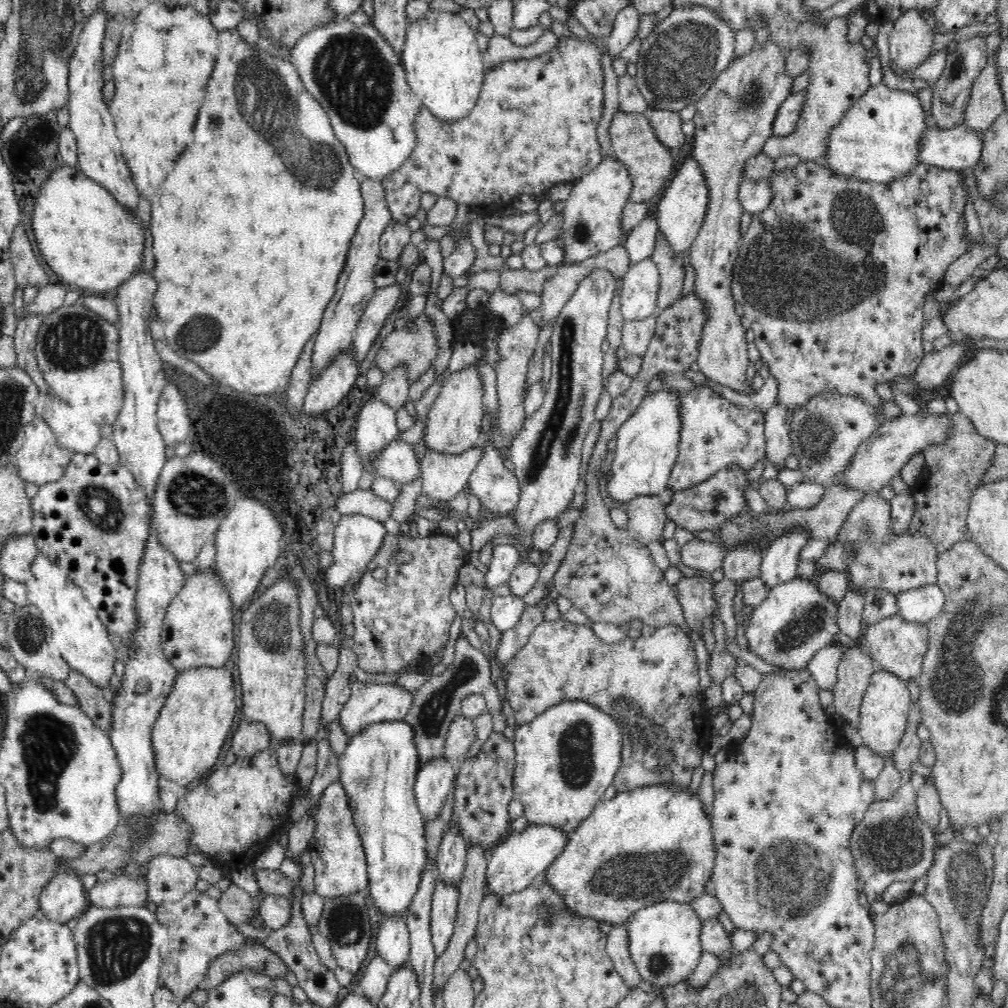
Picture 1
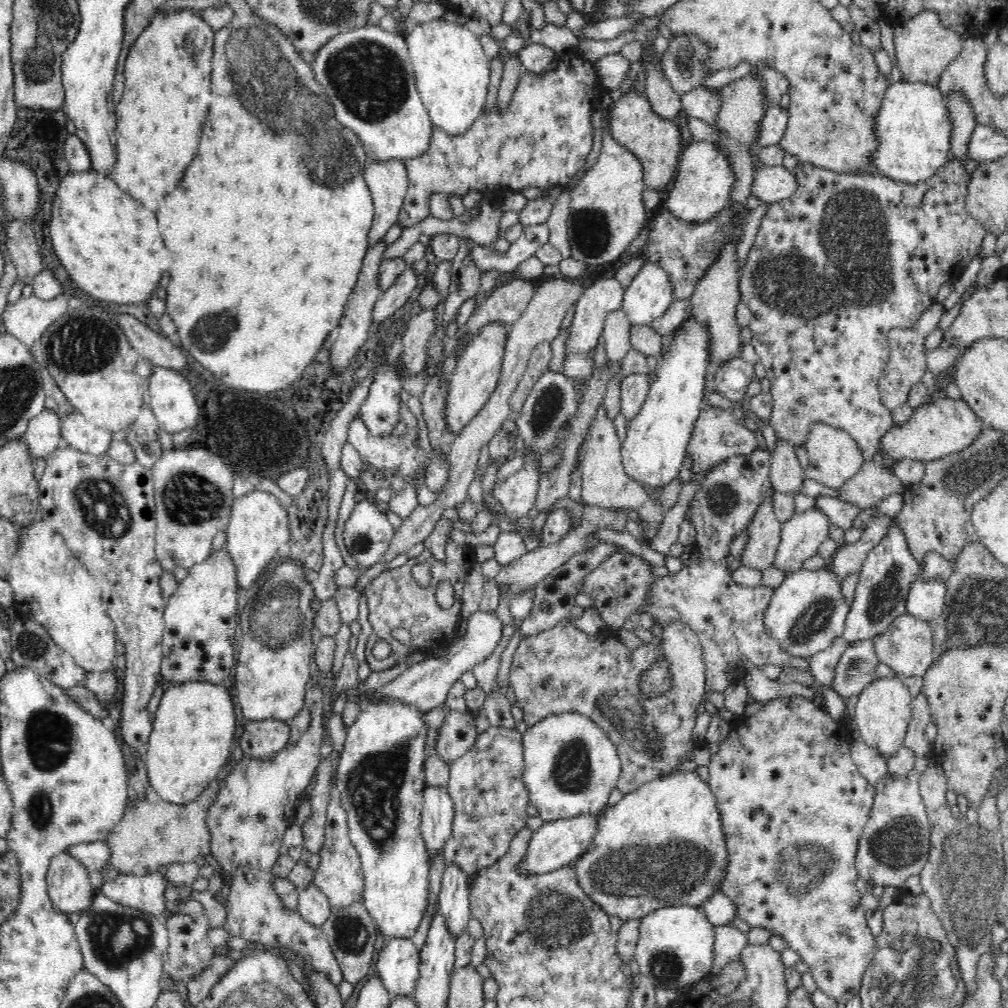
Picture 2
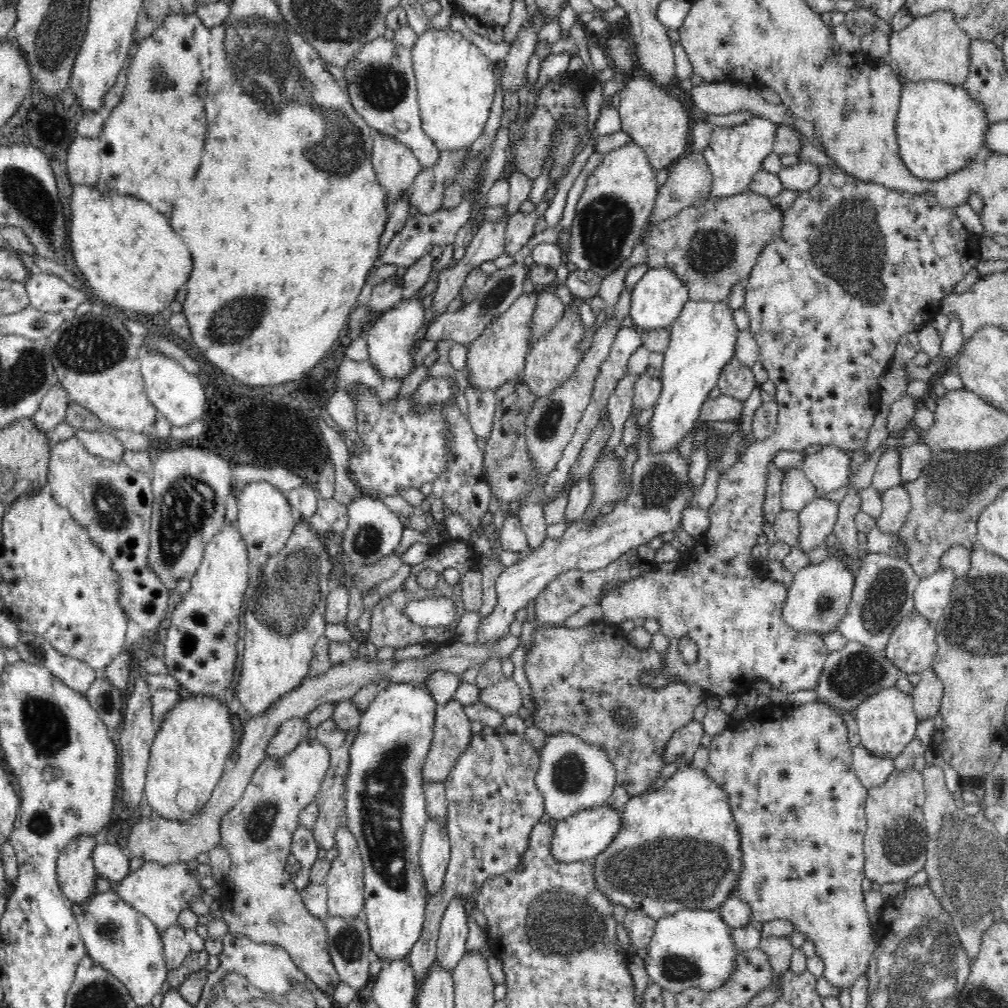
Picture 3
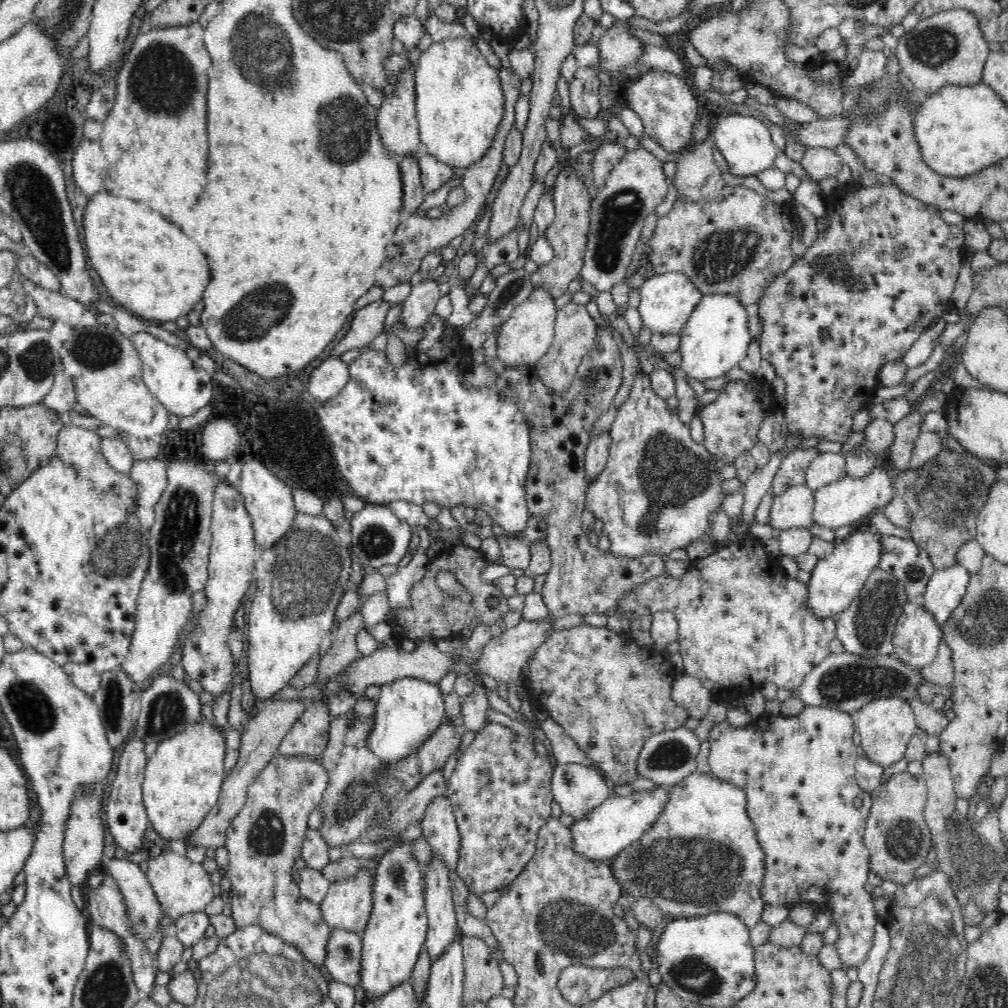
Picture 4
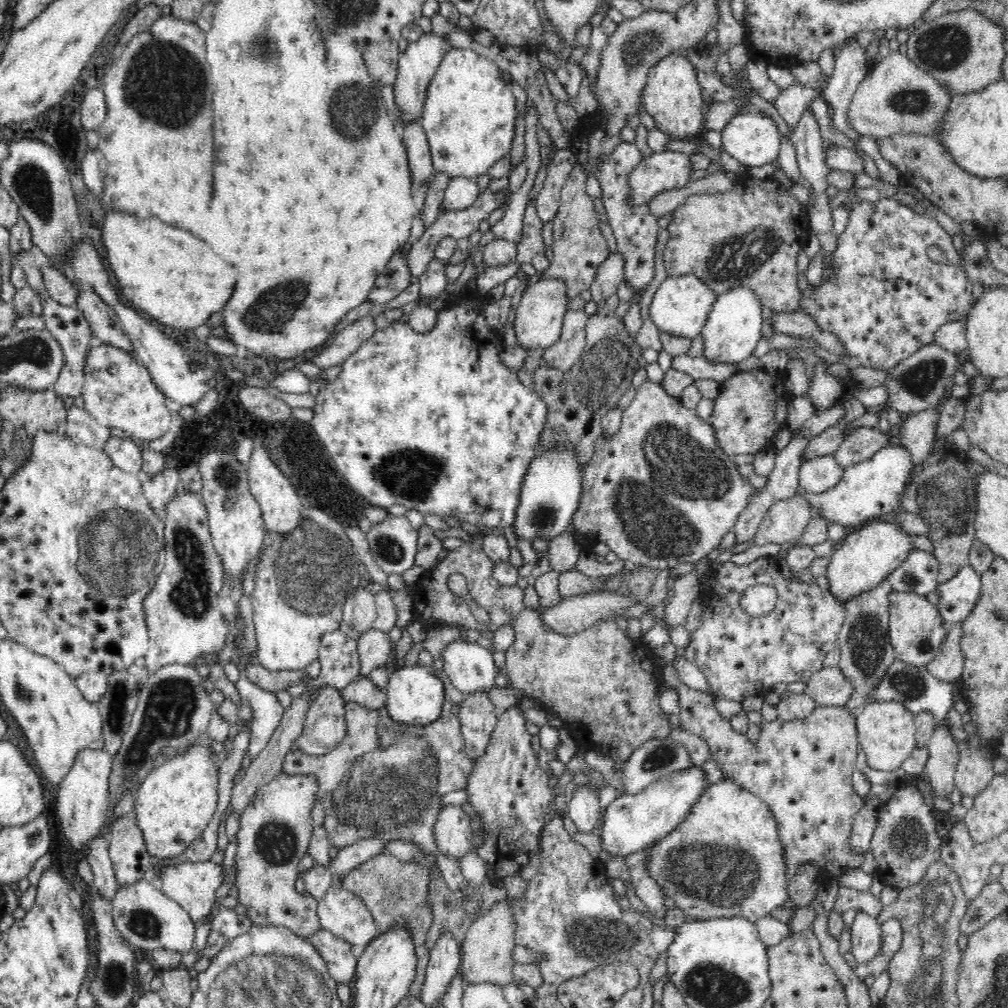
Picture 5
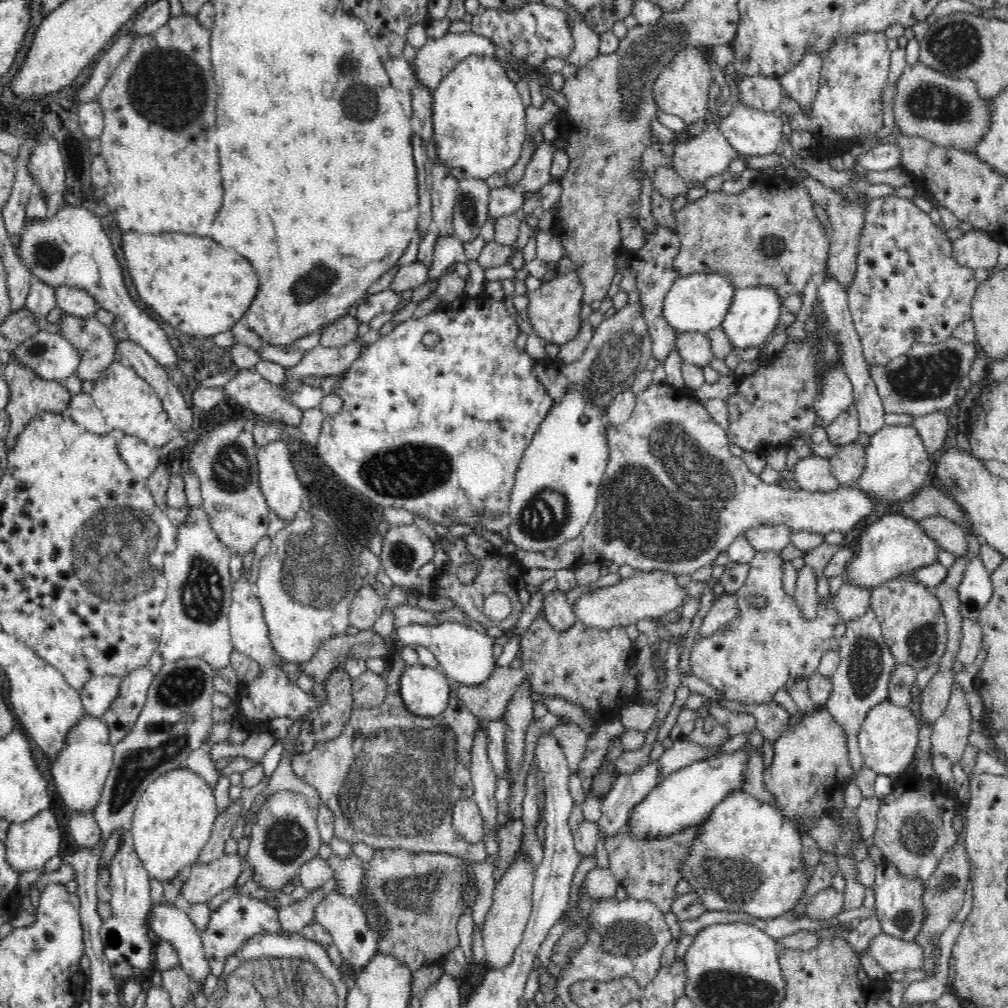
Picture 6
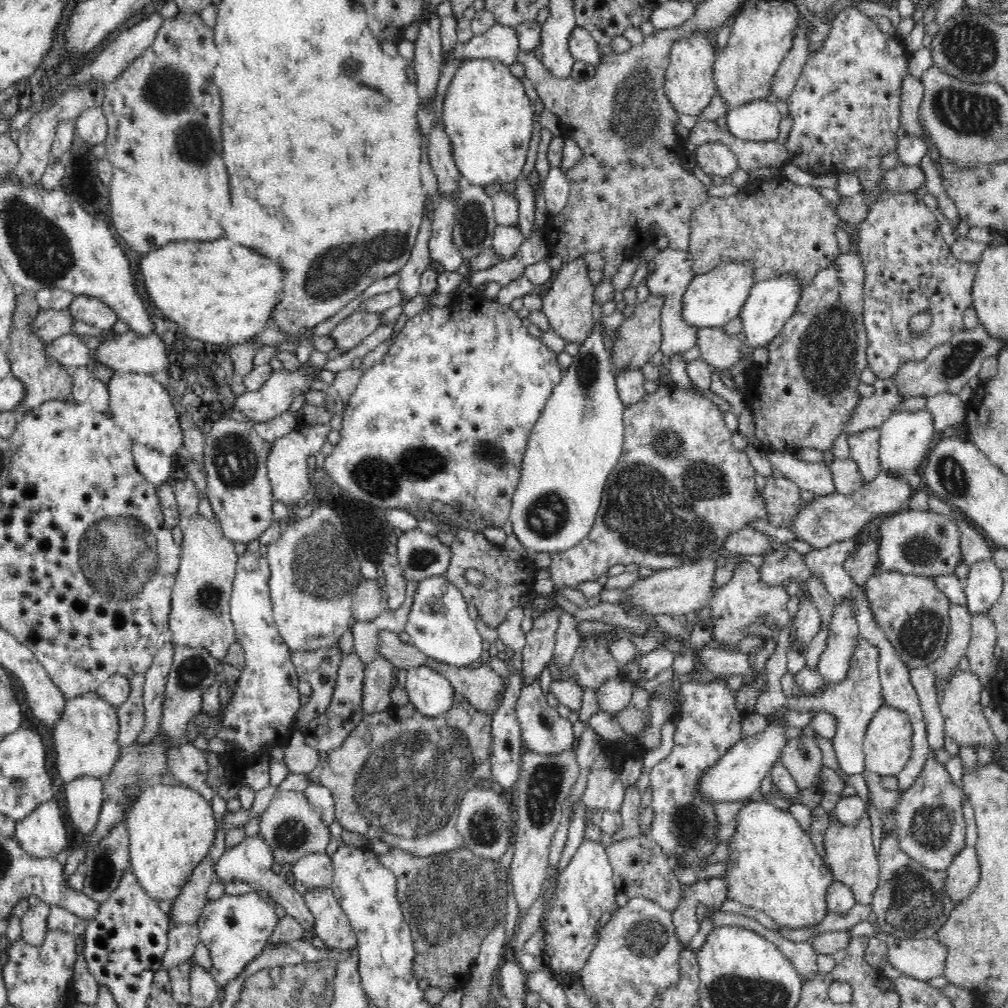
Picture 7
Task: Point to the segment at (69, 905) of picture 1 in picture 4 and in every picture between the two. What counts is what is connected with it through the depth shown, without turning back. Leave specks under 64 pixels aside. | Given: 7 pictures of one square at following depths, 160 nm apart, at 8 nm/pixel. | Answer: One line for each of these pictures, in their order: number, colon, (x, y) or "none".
2: (67, 884)
3: (75, 871)
4: (83, 842)

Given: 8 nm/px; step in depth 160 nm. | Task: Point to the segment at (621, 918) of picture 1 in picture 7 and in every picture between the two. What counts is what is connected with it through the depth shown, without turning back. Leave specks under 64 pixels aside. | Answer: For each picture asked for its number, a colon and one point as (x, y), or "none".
2: (663, 844)
3: (677, 847)
4: (701, 855)
5: (723, 859)
6: (746, 858)
7: (772, 865)

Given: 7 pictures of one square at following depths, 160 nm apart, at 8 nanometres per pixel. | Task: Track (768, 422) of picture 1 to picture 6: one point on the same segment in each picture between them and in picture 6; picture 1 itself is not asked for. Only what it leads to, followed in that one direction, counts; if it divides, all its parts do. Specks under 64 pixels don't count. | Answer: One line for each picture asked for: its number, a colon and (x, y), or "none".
2: (786, 475)
3: (797, 491)
4: (794, 507)
5: (786, 520)
6: (774, 538)

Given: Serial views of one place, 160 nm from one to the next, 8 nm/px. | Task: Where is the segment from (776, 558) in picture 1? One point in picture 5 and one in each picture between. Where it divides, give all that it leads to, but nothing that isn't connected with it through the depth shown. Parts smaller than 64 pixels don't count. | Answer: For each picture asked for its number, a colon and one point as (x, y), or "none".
2: (801, 536)
3: (817, 520)
4: (851, 500)
5: (874, 487)

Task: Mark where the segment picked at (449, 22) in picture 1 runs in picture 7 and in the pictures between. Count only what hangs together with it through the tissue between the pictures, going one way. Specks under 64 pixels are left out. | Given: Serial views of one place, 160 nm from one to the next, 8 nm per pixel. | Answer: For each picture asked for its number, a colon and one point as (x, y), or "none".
2: (452, 73)
3: (456, 83)
4: (459, 99)
5: (469, 114)
6: (478, 116)
7: (487, 116)

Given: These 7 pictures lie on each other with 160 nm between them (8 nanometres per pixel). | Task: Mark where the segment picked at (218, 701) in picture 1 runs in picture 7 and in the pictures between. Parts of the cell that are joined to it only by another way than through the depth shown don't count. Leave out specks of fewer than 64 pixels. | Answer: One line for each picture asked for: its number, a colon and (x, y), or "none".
2: (193, 727)
3: (190, 751)
4: (182, 781)
5: (174, 803)
6: (174, 817)
7: (171, 828)

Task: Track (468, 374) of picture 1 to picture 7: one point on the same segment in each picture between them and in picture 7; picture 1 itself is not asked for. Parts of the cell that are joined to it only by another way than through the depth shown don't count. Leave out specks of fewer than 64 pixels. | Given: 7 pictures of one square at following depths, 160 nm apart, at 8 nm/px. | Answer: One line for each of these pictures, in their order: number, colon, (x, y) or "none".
2: (478, 369)
3: (498, 355)
4: (525, 337)
5: (538, 319)
6: (554, 309)
7: (568, 305)

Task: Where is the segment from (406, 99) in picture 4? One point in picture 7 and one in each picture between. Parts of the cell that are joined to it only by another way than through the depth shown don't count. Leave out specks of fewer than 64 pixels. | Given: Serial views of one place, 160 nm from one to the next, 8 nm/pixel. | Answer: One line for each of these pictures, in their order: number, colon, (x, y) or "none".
5: (416, 66)
6: (436, 57)
7: (501, 43)

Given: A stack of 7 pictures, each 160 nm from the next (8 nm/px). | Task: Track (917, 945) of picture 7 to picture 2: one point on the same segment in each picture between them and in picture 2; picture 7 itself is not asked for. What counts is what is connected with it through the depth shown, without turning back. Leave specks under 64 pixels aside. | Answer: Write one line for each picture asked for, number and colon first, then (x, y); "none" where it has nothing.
2: (792, 803)
3: (787, 772)
4: (809, 813)
5: (866, 942)
6: (893, 954)

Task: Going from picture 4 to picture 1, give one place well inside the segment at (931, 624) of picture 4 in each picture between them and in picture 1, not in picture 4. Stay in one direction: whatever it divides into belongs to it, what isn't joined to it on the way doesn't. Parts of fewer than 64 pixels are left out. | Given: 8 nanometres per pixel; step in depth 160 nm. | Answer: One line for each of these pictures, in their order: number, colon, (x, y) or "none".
1: (897, 646)
2: (907, 646)
3: (912, 646)

